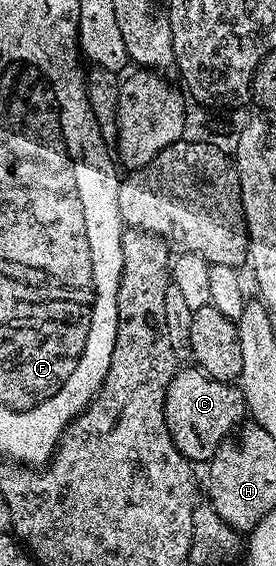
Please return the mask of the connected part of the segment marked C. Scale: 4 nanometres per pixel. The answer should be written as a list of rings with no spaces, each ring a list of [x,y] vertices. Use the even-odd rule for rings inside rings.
[[[181,367],[170,382],[166,390],[164,417],[176,449],[187,460],[207,462],[220,449],[220,445],[237,431],[238,425],[245,419],[244,395],[240,393],[239,387],[216,381],[199,367],[191,367]]]

